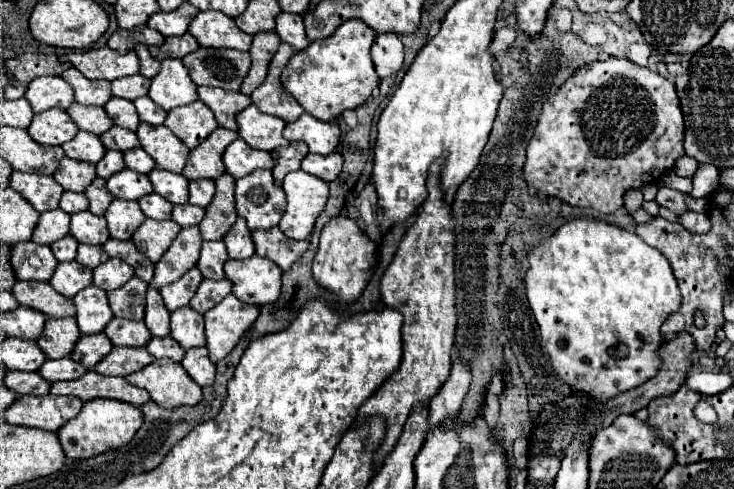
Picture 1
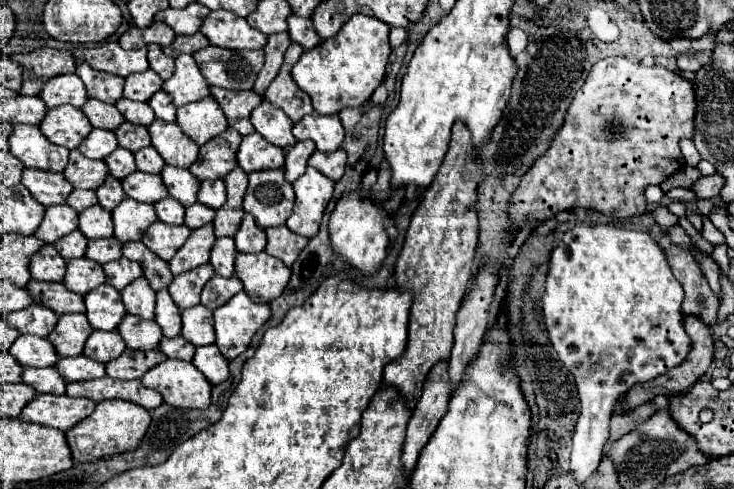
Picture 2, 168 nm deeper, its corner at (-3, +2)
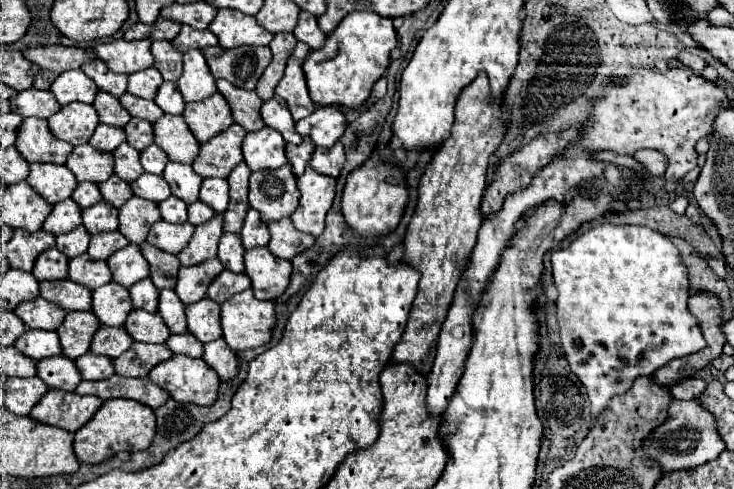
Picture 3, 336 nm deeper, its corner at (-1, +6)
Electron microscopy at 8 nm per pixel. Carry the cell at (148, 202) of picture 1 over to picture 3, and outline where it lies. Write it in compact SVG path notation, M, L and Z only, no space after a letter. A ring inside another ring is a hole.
M173 195L159 203L159 211L161 211L161 217L169 223L185 223L187 221L187 205Z

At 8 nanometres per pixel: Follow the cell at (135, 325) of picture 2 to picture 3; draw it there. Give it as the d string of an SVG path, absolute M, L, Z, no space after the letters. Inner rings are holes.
M133 309L123 327L135 341L141 343L165 343L171 335L165 321L157 313L149 313L145 309Z

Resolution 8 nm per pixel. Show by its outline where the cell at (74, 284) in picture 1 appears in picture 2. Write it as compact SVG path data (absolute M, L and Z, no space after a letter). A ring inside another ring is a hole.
M81 257L81 259L73 259L67 263L67 275L65 275L63 283L71 291L75 291L79 295L87 295L89 291L93 291L105 283L105 273L99 263L87 259L87 257Z

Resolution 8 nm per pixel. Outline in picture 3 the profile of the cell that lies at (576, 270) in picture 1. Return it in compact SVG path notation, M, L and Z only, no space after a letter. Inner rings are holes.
M601 223L595 225L593 229L585 231L583 235L579 235L567 249L559 249L551 255L551 263L553 263L553 281L555 287L559 291L559 297L555 301L557 307L557 321L559 321L559 335L561 335L561 347L565 351L565 359L571 367L571 371L579 377L579 381L583 383L583 387L587 389L589 401L591 401L591 425L597 425L601 413L607 407L607 401L611 397L615 397L617 393L625 393L629 389L629 385L633 383L635 377L641 375L653 375L655 369L667 365L673 359L697 353L705 347L705 339L701 335L699 323L697 319L689 313L687 309L687 299L689 299L689 281L687 281L687 269L681 263L679 251L675 249L675 245L669 241L669 237L653 231L653 229L645 229L645 227L635 227L635 225L611 225L611 223Z

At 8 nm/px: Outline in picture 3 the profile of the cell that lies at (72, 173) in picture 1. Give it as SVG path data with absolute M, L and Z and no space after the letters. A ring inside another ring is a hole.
M89 143L77 145L67 157L67 169L75 175L77 181L103 183L113 173L113 155L93 149Z

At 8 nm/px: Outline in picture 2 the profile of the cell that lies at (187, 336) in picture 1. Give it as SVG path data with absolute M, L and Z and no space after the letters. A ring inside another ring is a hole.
M195 305L189 307L181 313L183 317L183 331L181 335L191 341L195 347L203 347L203 345L211 345L215 343L215 331L213 331L213 311L203 307L203 305Z

